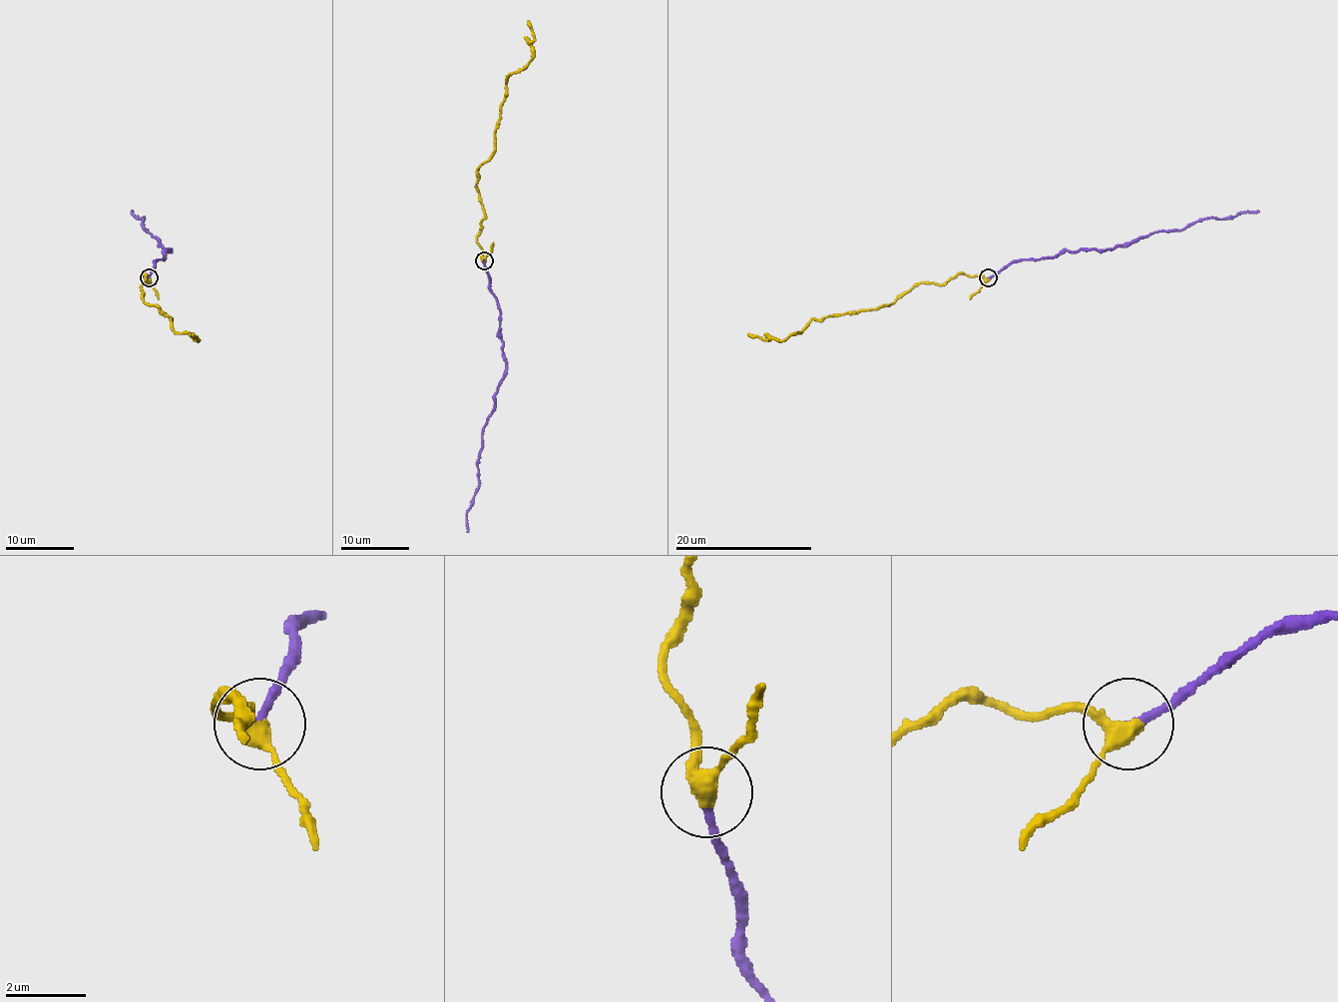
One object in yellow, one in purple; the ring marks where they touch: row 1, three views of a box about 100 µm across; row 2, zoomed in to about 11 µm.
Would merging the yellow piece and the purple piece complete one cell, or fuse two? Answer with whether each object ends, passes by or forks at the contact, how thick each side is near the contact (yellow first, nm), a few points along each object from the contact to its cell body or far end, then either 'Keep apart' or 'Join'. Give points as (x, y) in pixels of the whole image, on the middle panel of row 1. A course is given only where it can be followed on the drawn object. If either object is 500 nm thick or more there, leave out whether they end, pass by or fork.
At the ring yellow passes by. At the ring purple ends. Thickness 400 nm (yellow) against 180 nm. Course of yellow: (484, 260), (477, 233), (484, 214), (477, 170), (494, 151), (505, 80), (532, 58), (534, 32), (527, 20). Course of purple: (484, 260), (500, 309), (505, 376), (482, 431), (479, 488), (467, 512), (469, 531). Join

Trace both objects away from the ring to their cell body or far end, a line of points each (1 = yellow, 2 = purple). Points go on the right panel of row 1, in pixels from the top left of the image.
1: (988, 277), (960, 273), (941, 284), (917, 282), (878, 309), (812, 318), (785, 339), (747, 333)
2: (988, 277), (1013, 261), (1053, 258), (1067, 250), (1129, 245), (1158, 231), (1176, 231), (1215, 218), (1258, 211)

